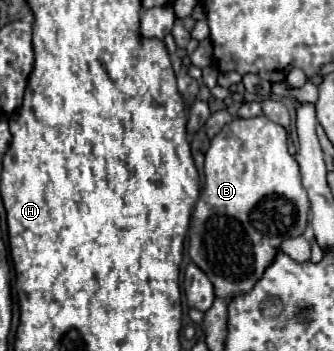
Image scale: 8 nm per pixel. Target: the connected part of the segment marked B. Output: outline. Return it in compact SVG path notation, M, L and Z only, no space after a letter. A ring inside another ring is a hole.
M258 116L258 118L234 118L230 124L226 124L210 142L210 148L206 152L206 164L204 164L204 188L200 192L200 198L196 202L196 208L192 212L192 226L190 226L190 236L188 236L188 254L192 258L192 262L210 278L210 282L214 284L214 292L218 298L226 298L226 296L236 296L236 294L244 294L248 290L252 290L252 286L256 284L256 280L260 280L260 276L264 274L266 266L274 260L274 256L280 252L280 244L282 238L294 238L304 234L306 226L308 226L308 210L310 210L310 202L306 196L306 190L302 186L302 178L300 178L300 166L294 160L294 156L288 152L286 146L286 130L280 124L274 124L272 120L268 120L266 116Z

